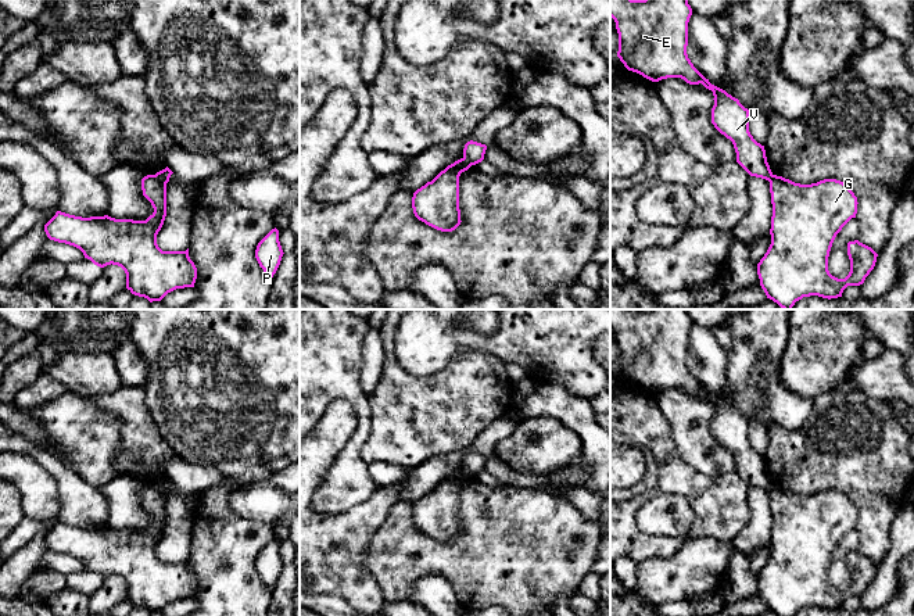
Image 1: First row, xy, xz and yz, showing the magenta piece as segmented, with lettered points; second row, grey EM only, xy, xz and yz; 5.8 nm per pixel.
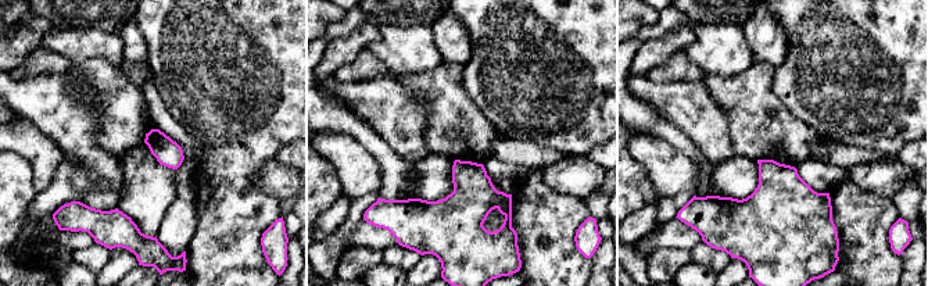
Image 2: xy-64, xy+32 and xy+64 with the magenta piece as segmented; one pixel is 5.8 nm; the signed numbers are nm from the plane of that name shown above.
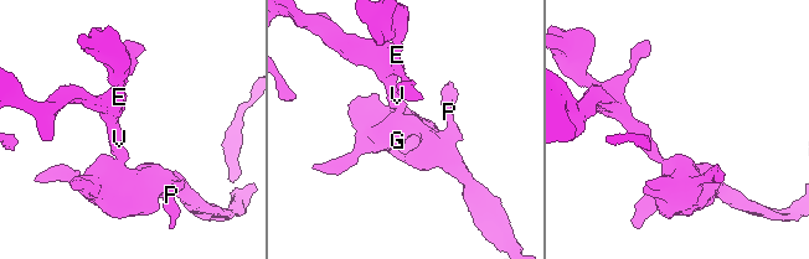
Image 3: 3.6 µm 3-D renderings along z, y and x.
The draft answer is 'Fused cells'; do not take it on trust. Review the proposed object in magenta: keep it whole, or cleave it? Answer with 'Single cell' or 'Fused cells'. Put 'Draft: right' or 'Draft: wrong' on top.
Draft: right
Fused cells

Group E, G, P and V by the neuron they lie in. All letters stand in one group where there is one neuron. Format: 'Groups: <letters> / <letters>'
Groups: E V / G P

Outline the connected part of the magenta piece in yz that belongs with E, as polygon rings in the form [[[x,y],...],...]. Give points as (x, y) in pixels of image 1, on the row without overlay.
[[[610,309],[610,327],[619,344],[617,368],[628,382],[659,393],[681,388],[713,402],[712,434],[730,450],[736,473],[750,486],[770,491],[773,483],[764,456],[749,443],[749,420],[725,401],[712,395],[687,365],[688,309]]]

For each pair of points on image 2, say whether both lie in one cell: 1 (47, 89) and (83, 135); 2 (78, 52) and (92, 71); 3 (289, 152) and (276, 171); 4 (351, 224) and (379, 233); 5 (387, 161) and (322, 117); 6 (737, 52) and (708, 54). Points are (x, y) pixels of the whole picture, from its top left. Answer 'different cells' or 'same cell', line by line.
1: same cell
2: different cells
3: different cells
4: different cells
5: same cell
6: same cell

